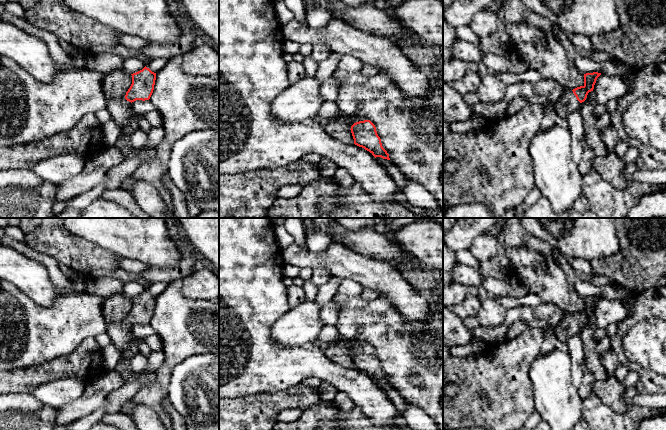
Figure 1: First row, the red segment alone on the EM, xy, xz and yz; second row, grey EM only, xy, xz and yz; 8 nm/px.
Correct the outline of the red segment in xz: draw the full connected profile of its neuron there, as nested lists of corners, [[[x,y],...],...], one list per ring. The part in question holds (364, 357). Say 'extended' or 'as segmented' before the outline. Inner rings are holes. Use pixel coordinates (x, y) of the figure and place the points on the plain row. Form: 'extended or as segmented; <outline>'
extended; [[[360,340],[349,341],[353,346],[350,354],[354,368],[369,375],[375,382],[381,381],[390,384],[389,378],[382,370],[375,349],[370,344],[366,344]]]

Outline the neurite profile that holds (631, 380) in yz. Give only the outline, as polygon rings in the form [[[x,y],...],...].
[[[629,370],[627,376],[625,377],[625,379],[622,382],[625,385],[626,389],[628,389],[630,387],[636,387],[638,380],[639,380],[638,373],[635,371]]]

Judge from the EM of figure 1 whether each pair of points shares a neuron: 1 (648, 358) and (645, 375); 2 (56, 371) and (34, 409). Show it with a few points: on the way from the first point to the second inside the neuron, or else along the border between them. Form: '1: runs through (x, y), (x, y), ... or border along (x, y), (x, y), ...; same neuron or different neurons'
1: border along (626, 356), (631, 361), (655, 373); different neurons
2: border along (10, 392), (29, 392), (32, 394); different neurons

